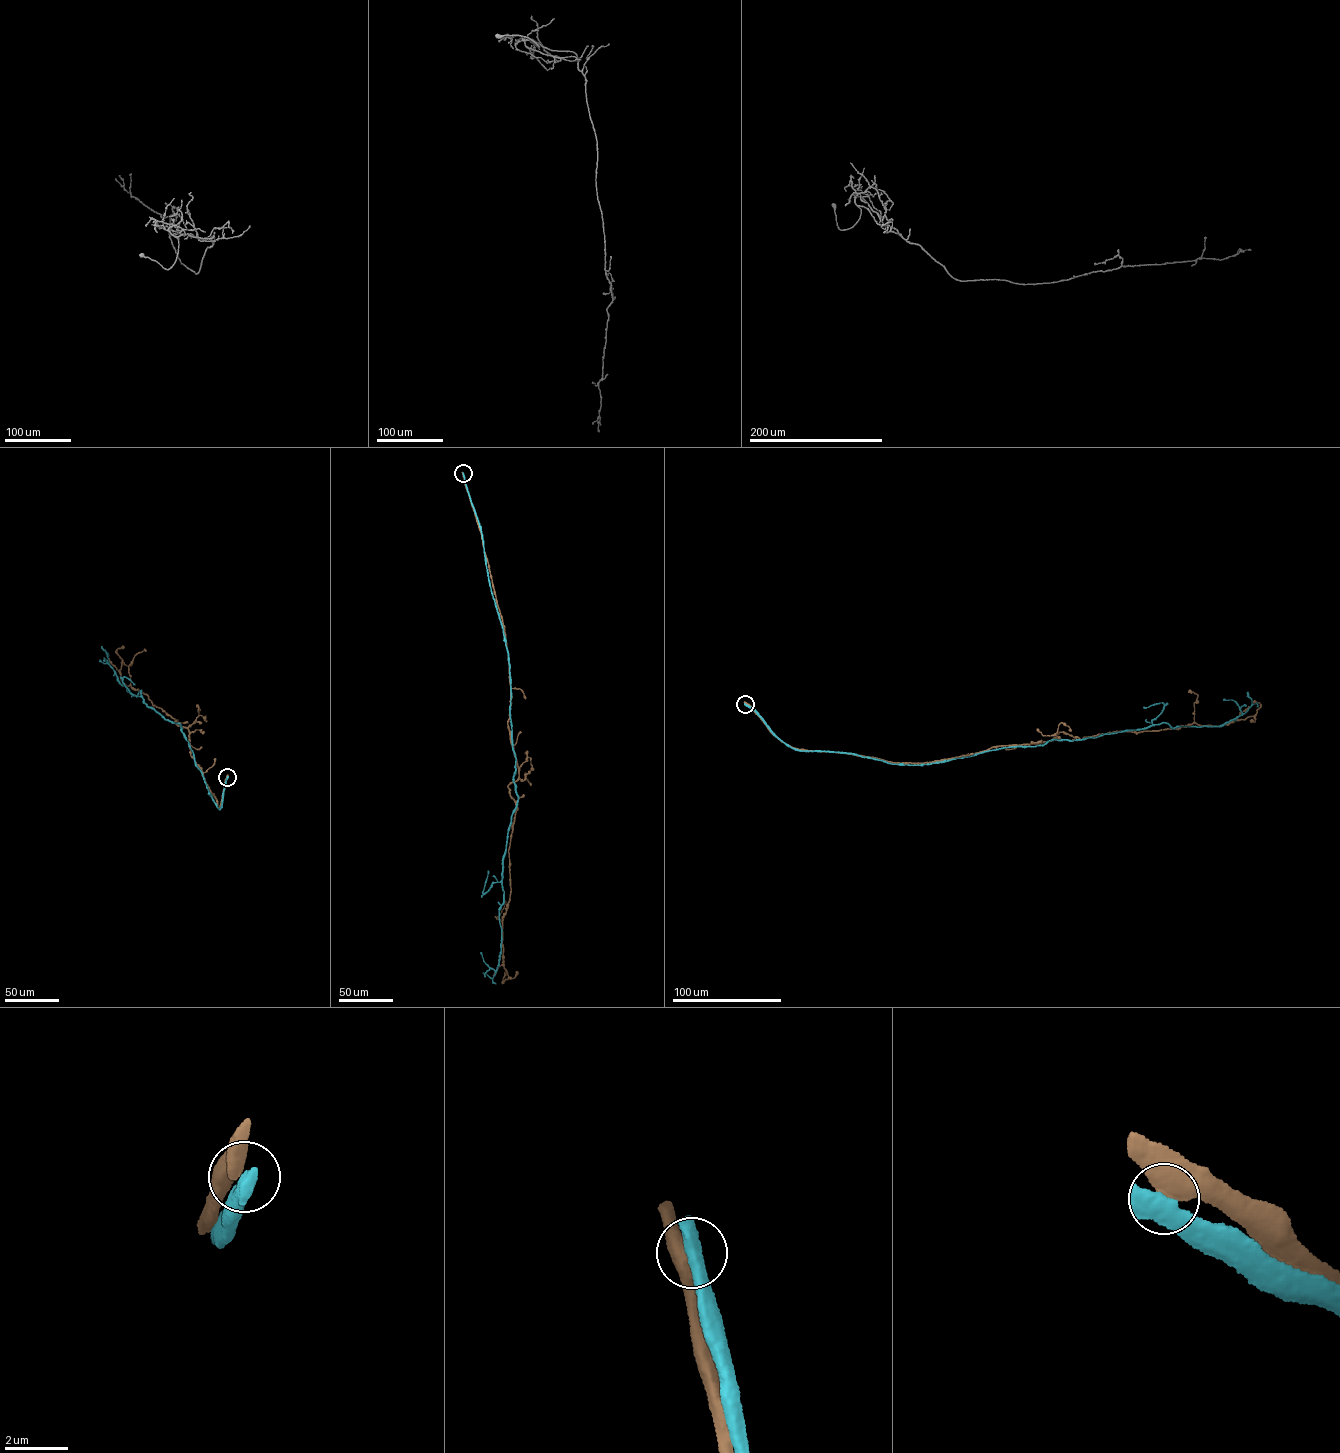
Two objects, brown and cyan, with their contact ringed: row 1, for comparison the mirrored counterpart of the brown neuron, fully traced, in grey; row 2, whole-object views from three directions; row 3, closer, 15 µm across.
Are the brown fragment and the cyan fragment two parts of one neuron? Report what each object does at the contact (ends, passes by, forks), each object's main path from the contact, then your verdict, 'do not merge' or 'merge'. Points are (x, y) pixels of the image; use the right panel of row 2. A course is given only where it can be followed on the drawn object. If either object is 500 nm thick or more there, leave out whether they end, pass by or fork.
course brown (745, 704), (794, 748), (922, 763), (1061, 732), (1082, 739), (1222, 726), (1255, 715), (1260, 704), (1252, 702); course cyan (745, 704), (781, 740), (799, 750), (921, 764), (1164, 722), (1172, 728), (1222, 725), (1251, 706), (1247, 692); do not merge

